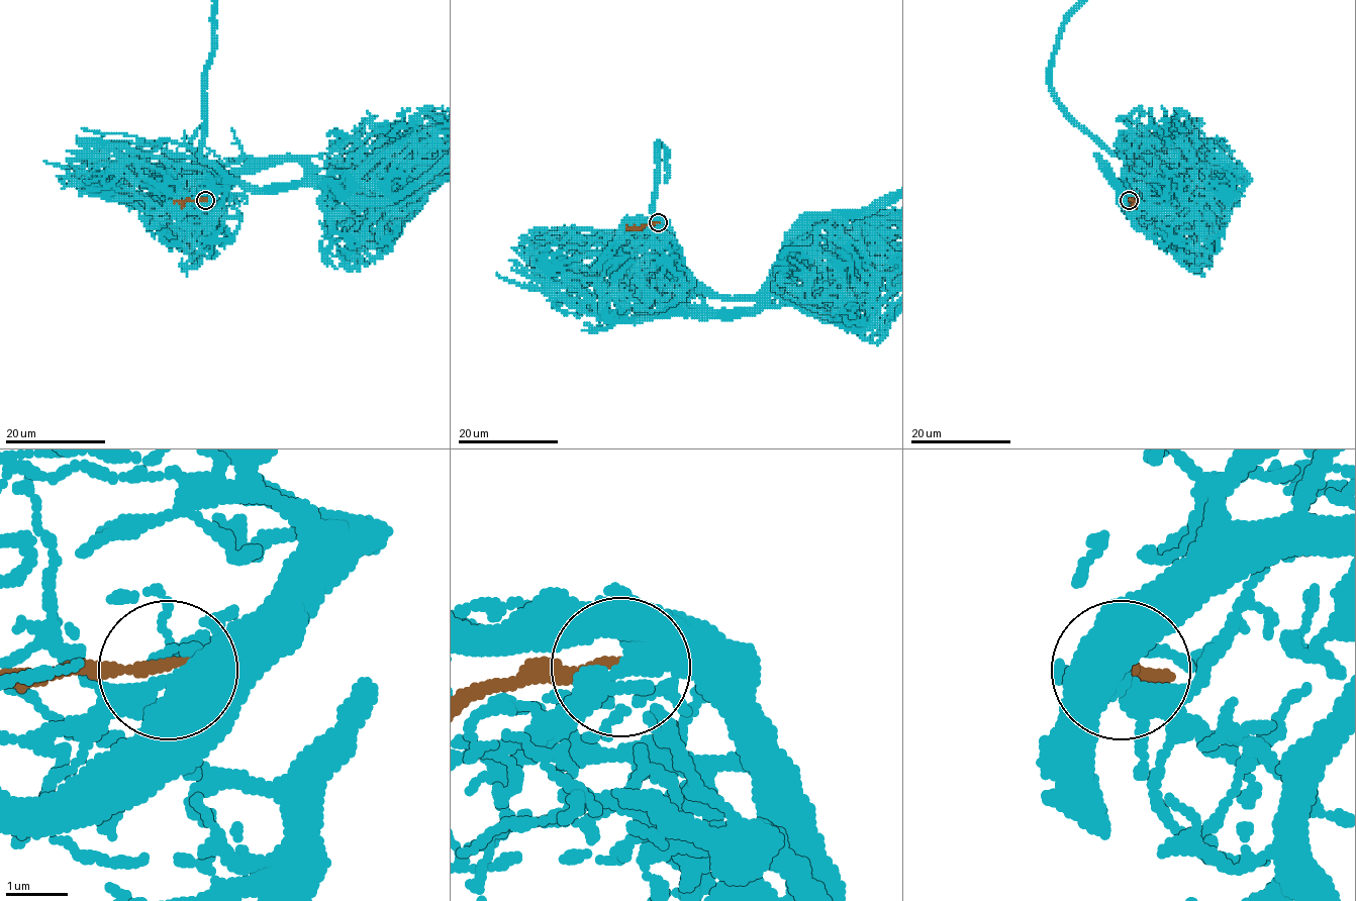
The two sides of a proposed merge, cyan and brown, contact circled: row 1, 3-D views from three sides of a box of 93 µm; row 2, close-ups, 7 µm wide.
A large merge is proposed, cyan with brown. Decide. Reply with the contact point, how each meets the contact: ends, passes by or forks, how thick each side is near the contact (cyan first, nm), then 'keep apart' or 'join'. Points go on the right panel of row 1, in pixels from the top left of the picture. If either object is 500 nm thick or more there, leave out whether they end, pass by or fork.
(1129, 200) | cyan forks | brown ends | 400/190 nm | keep apart

